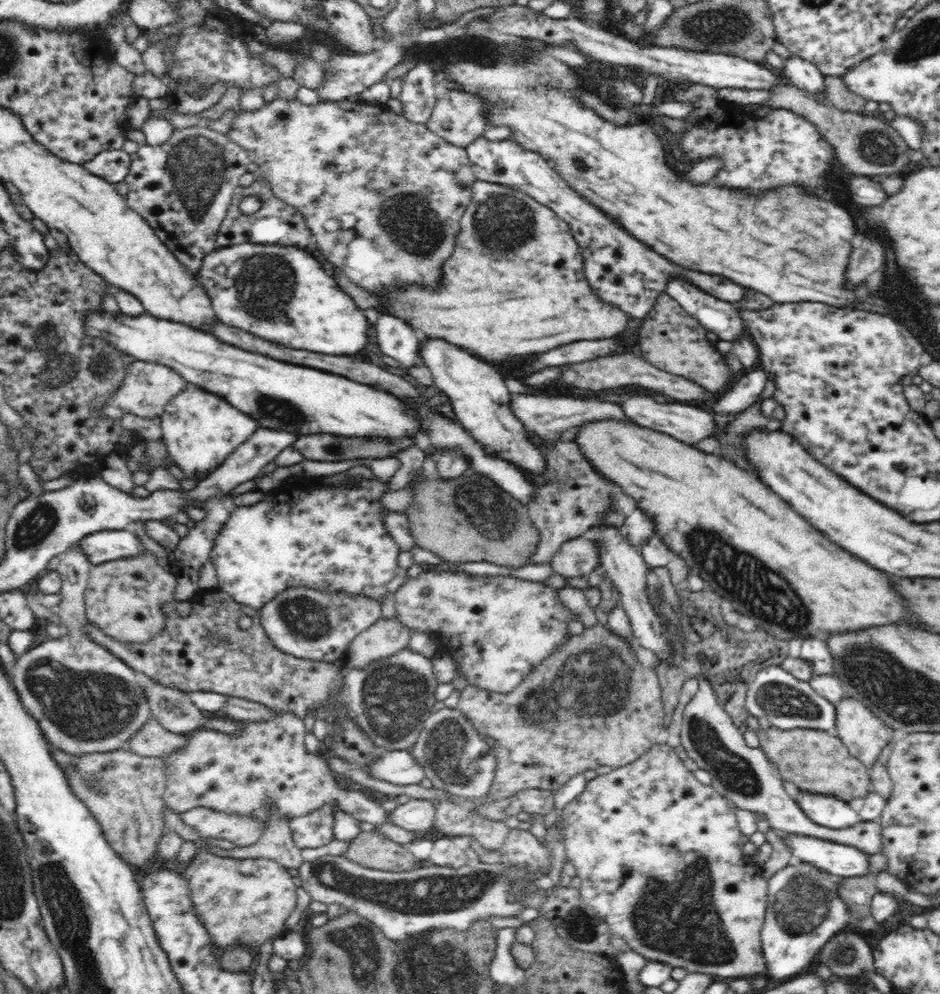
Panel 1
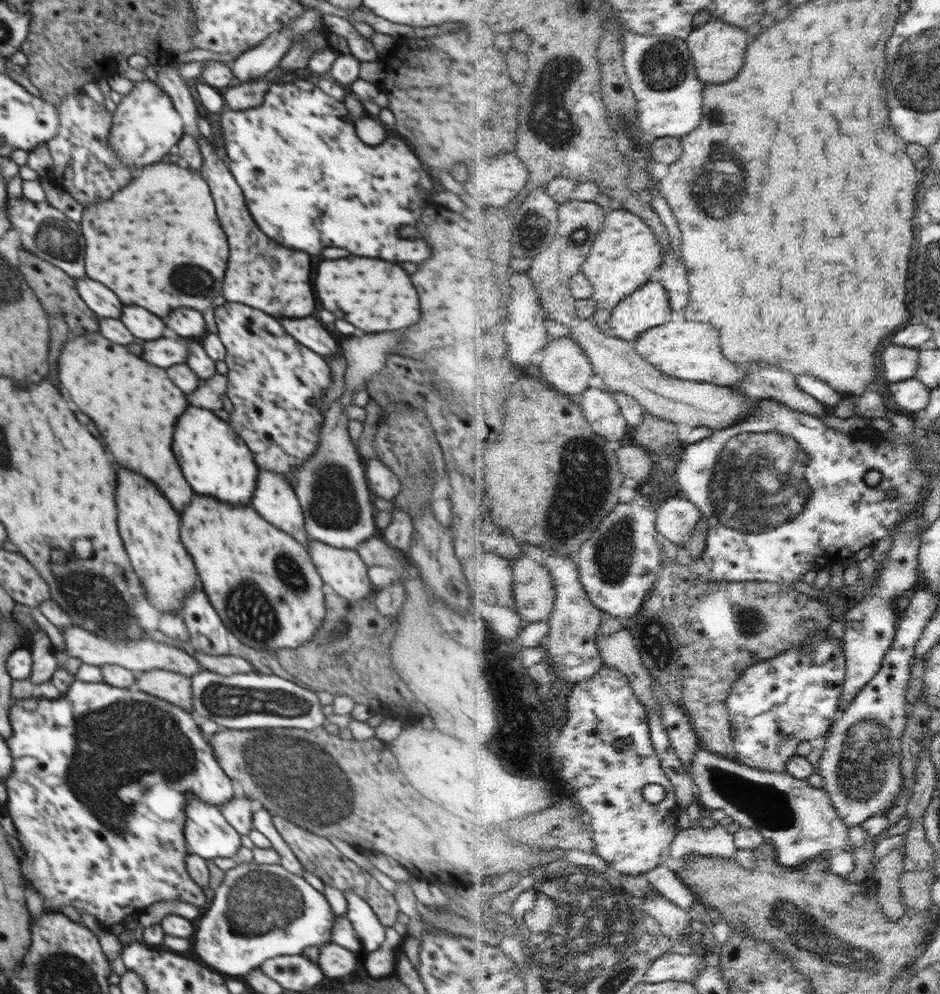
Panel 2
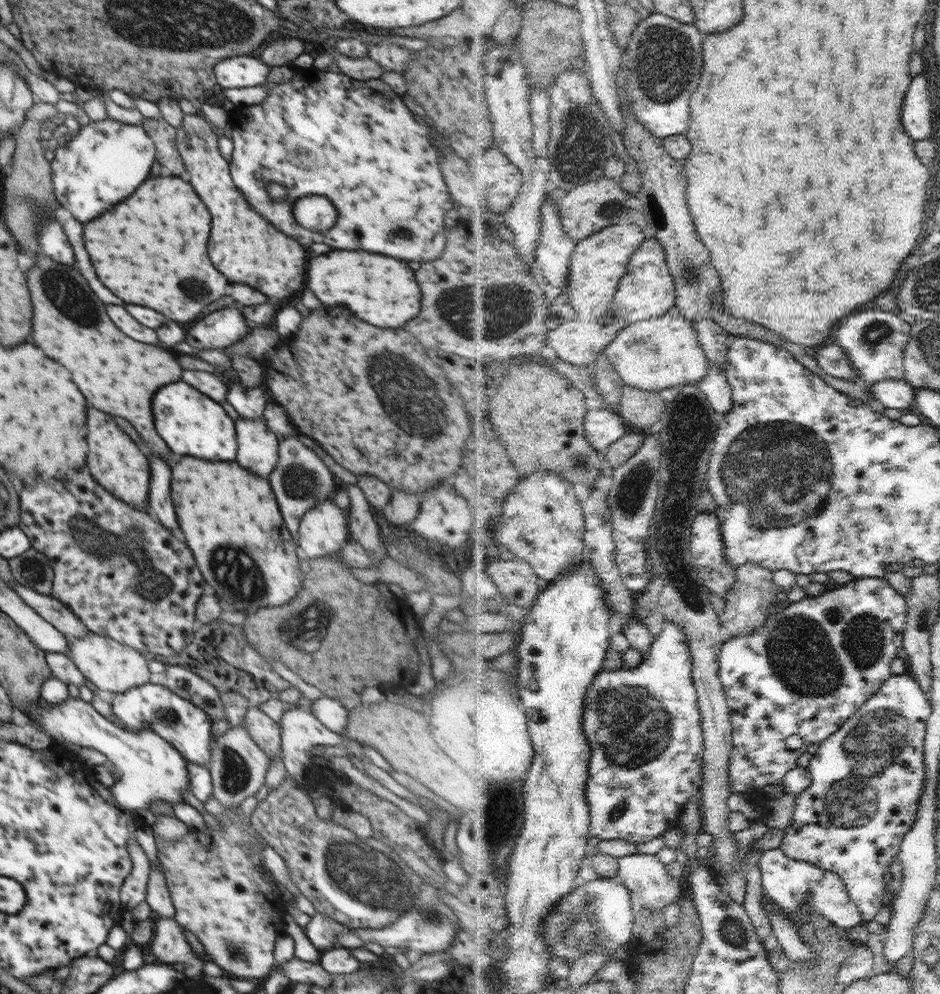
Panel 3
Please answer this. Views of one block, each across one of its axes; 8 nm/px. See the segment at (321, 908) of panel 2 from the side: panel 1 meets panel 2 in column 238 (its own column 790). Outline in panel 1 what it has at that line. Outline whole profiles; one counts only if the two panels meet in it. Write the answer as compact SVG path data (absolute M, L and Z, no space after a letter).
M794 859L768 880L767 909L760 932L768 977L788 978L811 969L820 948L840 930L856 924L856 914L836 893L839 880L812 864Z

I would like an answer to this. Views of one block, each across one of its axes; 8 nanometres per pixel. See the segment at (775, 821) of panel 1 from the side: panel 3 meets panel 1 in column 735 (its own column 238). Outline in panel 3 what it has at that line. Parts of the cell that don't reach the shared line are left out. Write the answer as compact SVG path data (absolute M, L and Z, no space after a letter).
M240 723L222 733L220 737L213 740L212 756L210 758L211 783L213 784L213 796L223 806L240 806L244 799L256 794L260 786L265 784L265 776L272 759L266 755L266 751L254 743L248 729Z

